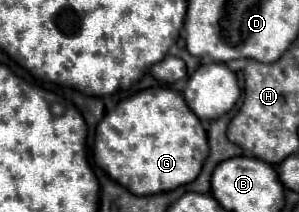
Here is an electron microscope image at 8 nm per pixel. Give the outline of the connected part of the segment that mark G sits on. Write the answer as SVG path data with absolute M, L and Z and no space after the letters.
M155 86L137 92L97 124L95 164L137 196L159 194L189 184L209 154L207 134L183 102L181 92Z

